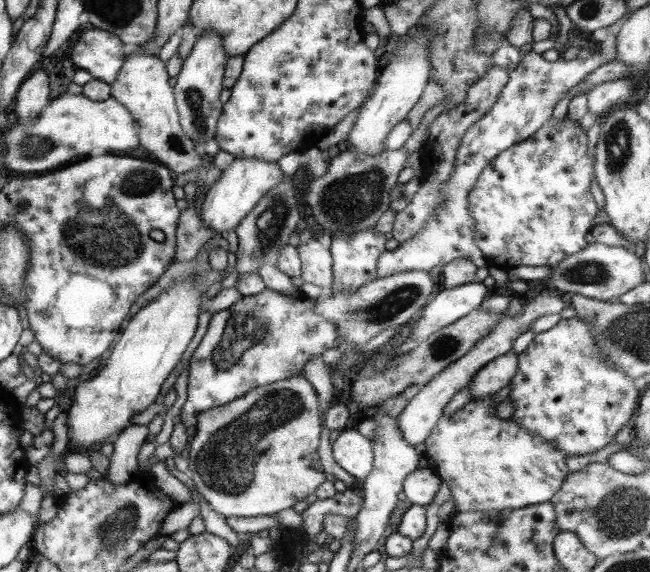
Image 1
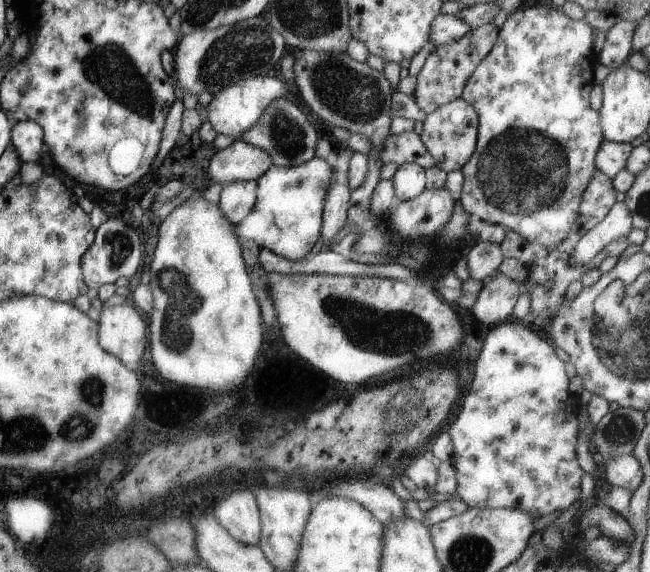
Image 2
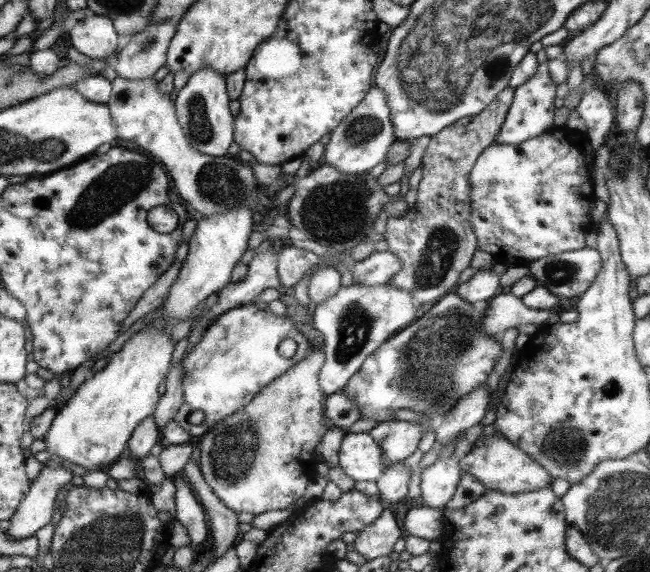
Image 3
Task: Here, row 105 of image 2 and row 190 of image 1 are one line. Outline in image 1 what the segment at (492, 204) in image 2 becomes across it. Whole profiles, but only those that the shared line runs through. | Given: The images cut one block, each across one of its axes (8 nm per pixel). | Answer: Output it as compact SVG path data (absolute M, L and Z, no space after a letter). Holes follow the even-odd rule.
M567 116L561 119L549 118L541 128L535 130L529 138L511 145L507 150L495 155L491 159L489 165L483 167L483 171L479 173L473 189L467 193L467 202L469 202L469 216L475 220L473 225L473 244L481 250L485 261L491 266L503 268L506 272L515 267L520 266L546 266L549 268L555 267L559 261L563 261L567 256L571 256L585 248L588 244L583 239L585 234L590 232L593 227L593 217L599 209L593 200L593 196L589 192L589 186L593 176L593 162L591 156L587 154L587 137L585 130L579 124L579 121L569 120Z

